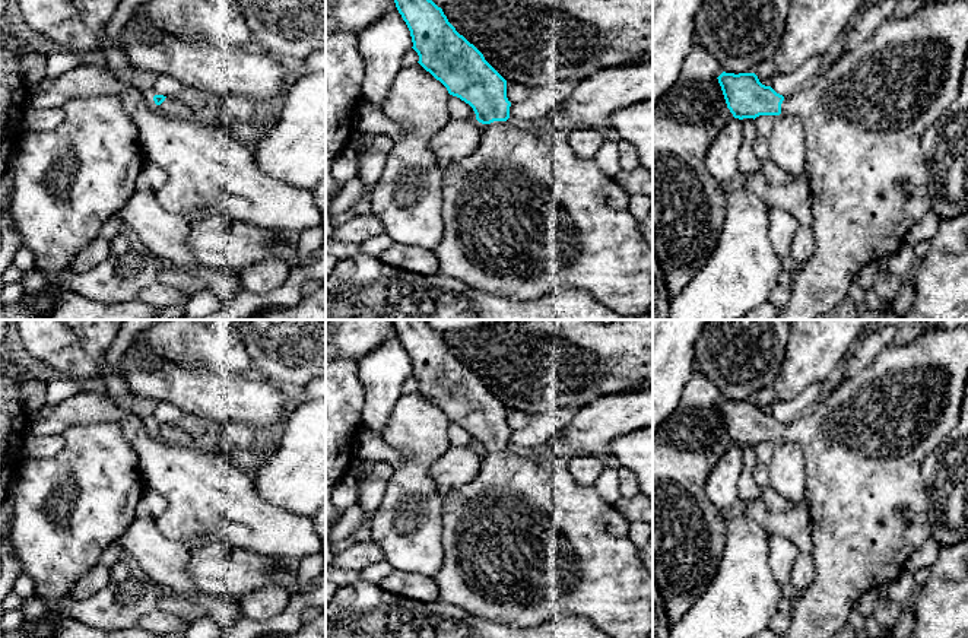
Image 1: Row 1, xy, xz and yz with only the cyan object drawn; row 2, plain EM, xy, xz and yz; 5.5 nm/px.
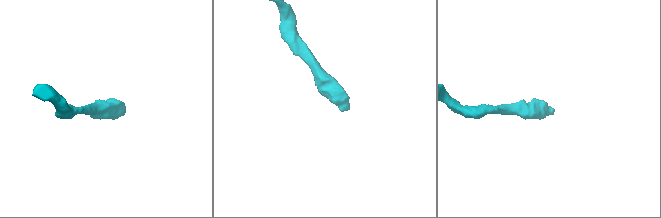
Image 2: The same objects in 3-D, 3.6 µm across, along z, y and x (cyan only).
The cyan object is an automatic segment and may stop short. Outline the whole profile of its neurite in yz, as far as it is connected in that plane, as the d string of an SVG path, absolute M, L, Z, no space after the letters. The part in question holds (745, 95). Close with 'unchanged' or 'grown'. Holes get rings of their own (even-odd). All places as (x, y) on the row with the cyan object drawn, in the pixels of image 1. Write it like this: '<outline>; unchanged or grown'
M958 0L953 3L931 1L913 12L908 18L885 19L876 31L853 50L844 50L828 70L818 74L812 85L804 89L799 89L790 96L777 93L771 86L765 86L759 82L755 73L726 73L723 72L717 79L721 86L727 108L734 118L756 118L759 115L780 115L787 114L800 120L804 130L804 171L809 174L809 196L810 210L813 218L815 234L815 253L800 267L800 272L790 283L791 296L785 307L781 308L778 320L816 320L819 315L831 311L844 298L848 296L850 285L858 272L870 263L885 263L898 248L904 244L907 232L914 223L917 223L930 209L931 199L927 187L927 169L923 155L923 134L926 130L940 118L940 115L949 108L949 105L958 98L961 91L961 79L964 74L964 63L968 50L968 0Z; grown

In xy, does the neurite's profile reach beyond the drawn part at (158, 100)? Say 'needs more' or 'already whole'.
needs more

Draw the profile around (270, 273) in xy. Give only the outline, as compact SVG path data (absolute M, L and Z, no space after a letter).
M266 257L239 273L244 291L257 296L280 288L289 277L291 267L282 257Z

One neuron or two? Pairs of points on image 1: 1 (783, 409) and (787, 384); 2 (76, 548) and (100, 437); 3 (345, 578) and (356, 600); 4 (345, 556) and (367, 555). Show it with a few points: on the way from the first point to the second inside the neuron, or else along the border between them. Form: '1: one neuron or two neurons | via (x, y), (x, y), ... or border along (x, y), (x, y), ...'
1: two neurons | border along (813, 383), (787, 400), (776, 399)
2: one neuron | via (76, 520), (79, 502), (95, 482), (97, 464)
3: two neurons | border along (359, 577), (340, 587)
4: one neuron | via (351, 556), (361, 555)

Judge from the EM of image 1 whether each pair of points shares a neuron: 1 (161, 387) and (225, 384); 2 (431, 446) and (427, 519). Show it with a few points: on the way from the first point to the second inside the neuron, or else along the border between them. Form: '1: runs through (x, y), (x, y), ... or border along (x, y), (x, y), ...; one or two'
1: runs through (177, 387), (209, 387); one
2: runs through (419, 463), (419, 501); one

